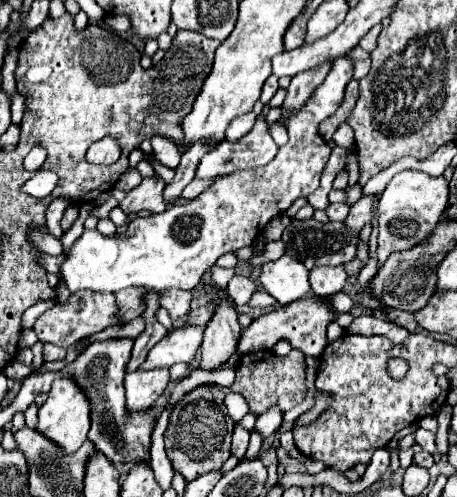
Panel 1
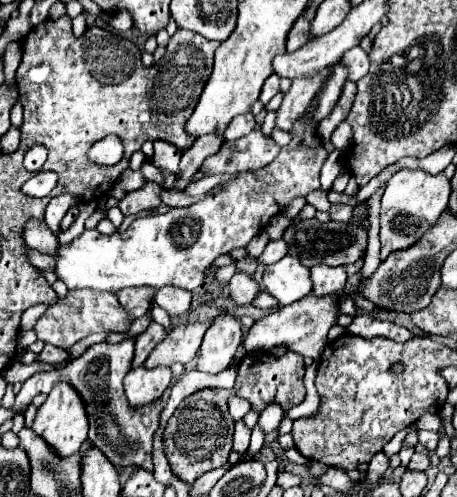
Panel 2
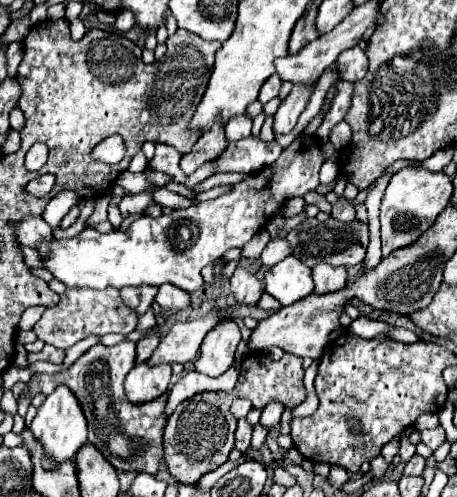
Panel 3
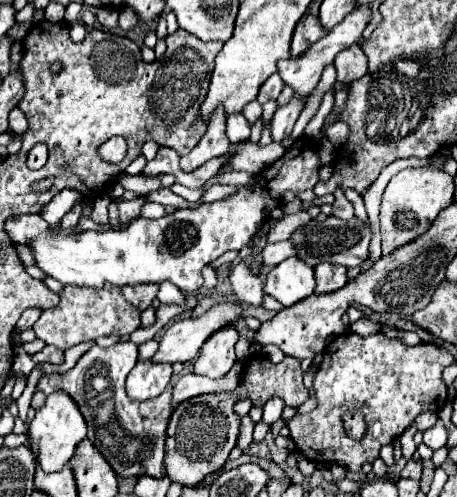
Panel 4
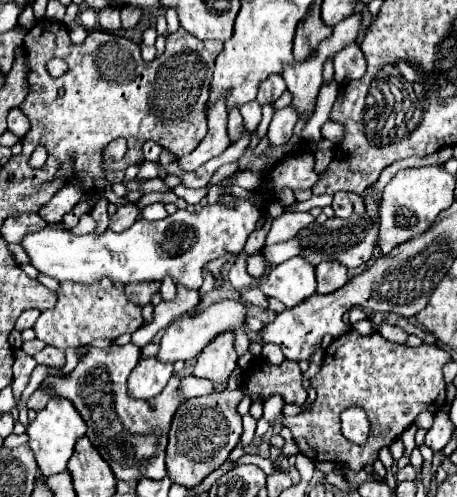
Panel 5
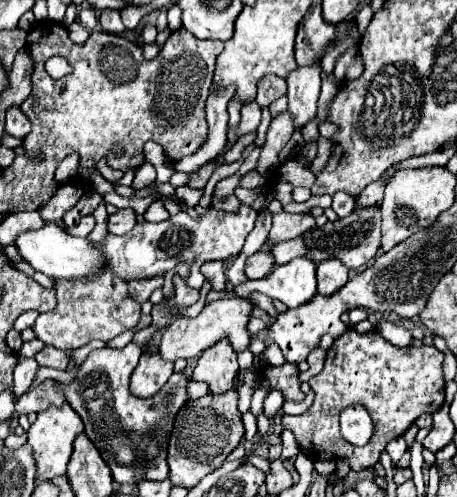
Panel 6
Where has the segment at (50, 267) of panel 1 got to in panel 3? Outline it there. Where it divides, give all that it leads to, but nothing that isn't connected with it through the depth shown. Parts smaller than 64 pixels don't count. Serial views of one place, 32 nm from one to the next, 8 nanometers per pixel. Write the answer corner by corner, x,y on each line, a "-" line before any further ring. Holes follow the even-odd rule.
21,246
24,261
31,268
42,268
42,259
38,256
37,250
31,250
32,248

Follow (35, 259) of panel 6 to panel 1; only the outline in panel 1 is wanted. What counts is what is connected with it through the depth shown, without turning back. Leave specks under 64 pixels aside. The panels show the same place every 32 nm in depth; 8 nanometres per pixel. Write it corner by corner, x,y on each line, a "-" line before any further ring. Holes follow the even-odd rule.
340,56
308,104
288,118
290,142
280,148
268,166
220,176
186,206
170,206
162,214
134,218
124,236
104,240
98,230
84,230
70,250
62,250
64,262
60,264
58,276
70,292
118,292
128,286
194,290
204,272
210,270
222,254
250,246
274,216
286,212
296,198
306,198
318,188
322,168
330,156
328,144
318,134
318,124
336,112
350,78
352,62

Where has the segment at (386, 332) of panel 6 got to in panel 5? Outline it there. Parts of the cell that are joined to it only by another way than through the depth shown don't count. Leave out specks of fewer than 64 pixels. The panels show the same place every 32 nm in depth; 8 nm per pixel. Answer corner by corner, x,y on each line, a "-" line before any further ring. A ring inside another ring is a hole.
382,322
380,324
380,328
378,328
378,332
386,338
386,340
390,340
390,342
396,342
396,344
406,344
406,340
408,340
408,332
406,330
402,330
400,326
392,326
392,324
388,324
388,322

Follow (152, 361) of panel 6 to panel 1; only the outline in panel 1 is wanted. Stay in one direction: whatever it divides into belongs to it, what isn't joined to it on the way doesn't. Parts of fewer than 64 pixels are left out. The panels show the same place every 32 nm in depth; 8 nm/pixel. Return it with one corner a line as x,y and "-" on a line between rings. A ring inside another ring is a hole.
136,370
124,378
126,388
126,406
130,412
140,412
156,404
156,400
164,394
170,382
170,370

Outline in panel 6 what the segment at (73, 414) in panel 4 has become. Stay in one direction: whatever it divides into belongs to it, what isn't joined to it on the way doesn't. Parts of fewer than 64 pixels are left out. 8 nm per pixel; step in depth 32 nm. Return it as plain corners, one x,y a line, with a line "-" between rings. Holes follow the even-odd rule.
64,404
64,408
52,406
46,412
38,412
36,422
28,430
28,444
32,446
38,480
52,480
66,474
66,464
72,454
72,442
80,432
84,432
84,424
70,404

